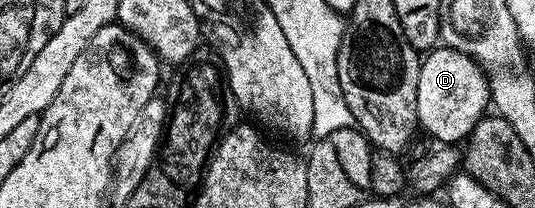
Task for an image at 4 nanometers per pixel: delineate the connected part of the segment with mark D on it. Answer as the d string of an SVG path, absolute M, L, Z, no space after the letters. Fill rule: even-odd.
M442 45L422 58L417 84L417 121L422 132L429 133L436 142L455 145L466 140L490 103L489 80L473 58Z

